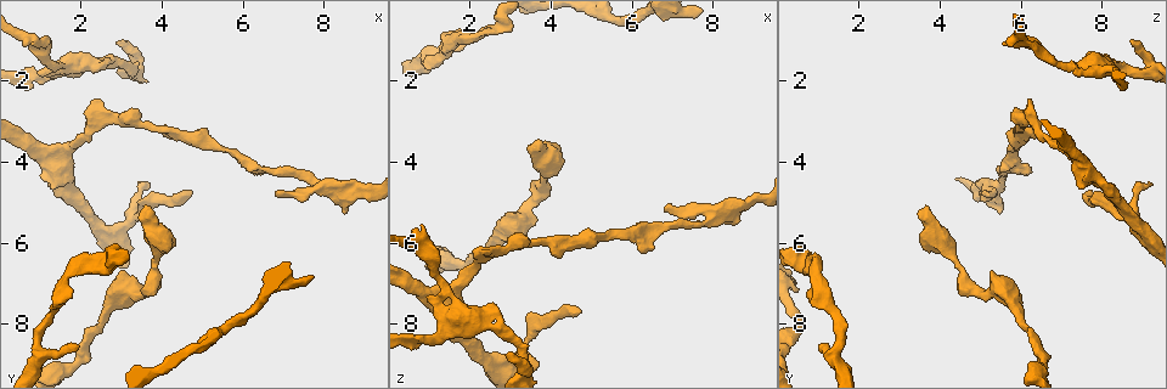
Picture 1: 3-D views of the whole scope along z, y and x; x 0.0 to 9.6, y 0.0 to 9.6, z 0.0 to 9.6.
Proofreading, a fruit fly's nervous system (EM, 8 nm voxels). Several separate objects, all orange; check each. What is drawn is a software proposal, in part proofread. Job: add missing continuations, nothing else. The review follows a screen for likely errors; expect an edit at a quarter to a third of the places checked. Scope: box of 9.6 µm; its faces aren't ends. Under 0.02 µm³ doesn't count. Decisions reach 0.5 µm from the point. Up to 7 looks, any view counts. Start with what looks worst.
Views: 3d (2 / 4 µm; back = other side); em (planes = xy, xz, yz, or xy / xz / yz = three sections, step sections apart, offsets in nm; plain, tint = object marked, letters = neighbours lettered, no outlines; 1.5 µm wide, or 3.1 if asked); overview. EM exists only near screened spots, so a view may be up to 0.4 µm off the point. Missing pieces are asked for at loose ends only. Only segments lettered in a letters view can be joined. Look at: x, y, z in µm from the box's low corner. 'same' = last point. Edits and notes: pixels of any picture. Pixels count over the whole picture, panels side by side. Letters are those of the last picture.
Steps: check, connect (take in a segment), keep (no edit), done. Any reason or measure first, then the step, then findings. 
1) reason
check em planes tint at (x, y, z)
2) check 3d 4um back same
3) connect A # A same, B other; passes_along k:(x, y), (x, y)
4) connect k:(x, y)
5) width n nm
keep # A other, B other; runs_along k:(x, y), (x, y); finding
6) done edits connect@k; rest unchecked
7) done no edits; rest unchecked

free end
check em planes tint at (3.70, 5.10, 3.70)

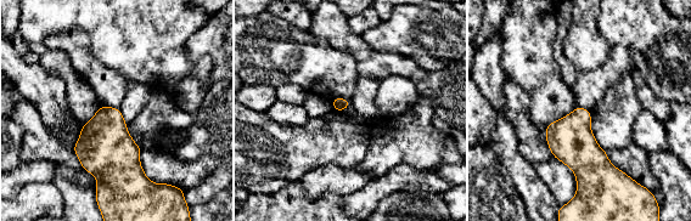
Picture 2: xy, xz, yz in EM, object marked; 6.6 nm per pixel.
check em planes letters same

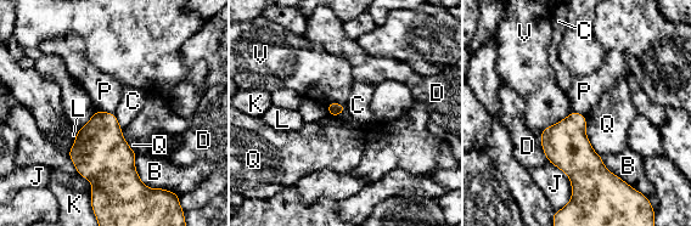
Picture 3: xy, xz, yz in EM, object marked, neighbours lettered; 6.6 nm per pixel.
keep # B other, C other, D other, J other, K other, L other, P other, Q other, V other; border 3:(96, 109), (113, 113); no lettered segment goes on from it

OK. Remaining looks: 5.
check em yz step 4 letters at (2.80, 1.55, 7.65)

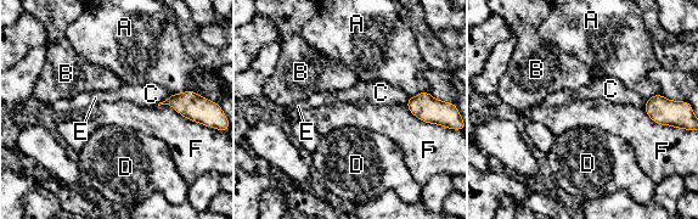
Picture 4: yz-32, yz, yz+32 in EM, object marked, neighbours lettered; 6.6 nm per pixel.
longest_contact F 320 nm
keep # A other, B other, C other, D other, E other, F other; border 4:(157, 105), (169, 105), (200, 124); no lettered segment goes on from it

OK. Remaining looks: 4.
branch stops here
check 3d 4um at (8.65, 5.20, 5.45)

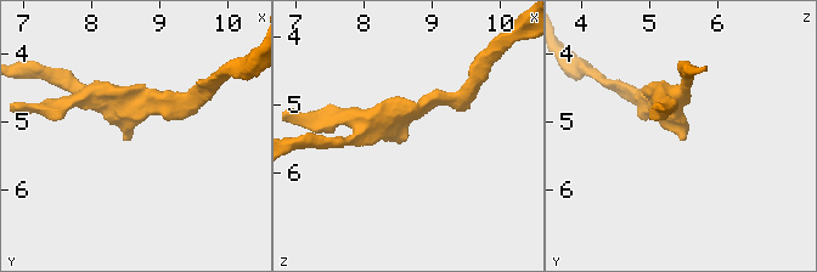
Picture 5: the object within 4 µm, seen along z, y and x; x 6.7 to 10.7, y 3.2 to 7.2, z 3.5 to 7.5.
check em planes letters at (8.55, 5.25, 5.50)

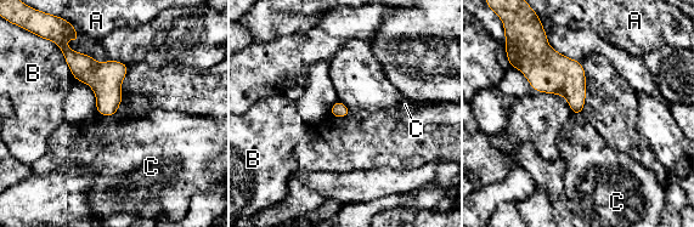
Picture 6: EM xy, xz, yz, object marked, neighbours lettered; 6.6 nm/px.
keep # A other, B other, C other; border 6:(96, 111), (103, 115), (116, 113); none of them fits

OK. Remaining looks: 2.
done no edits; rest unchecked

